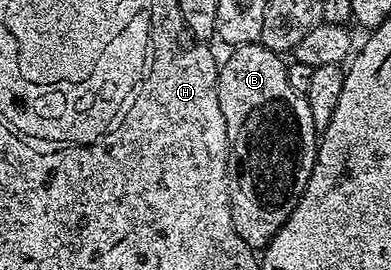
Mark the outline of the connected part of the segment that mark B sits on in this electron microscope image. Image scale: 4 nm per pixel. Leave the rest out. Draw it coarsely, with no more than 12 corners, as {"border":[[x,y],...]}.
{"border":[[258,42],[222,61],[233,230],[262,250],[315,165],[307,97]]}

